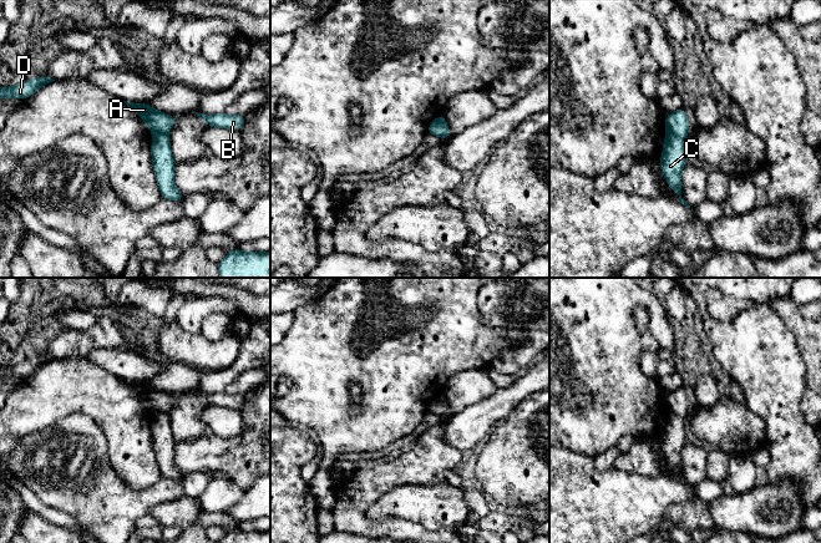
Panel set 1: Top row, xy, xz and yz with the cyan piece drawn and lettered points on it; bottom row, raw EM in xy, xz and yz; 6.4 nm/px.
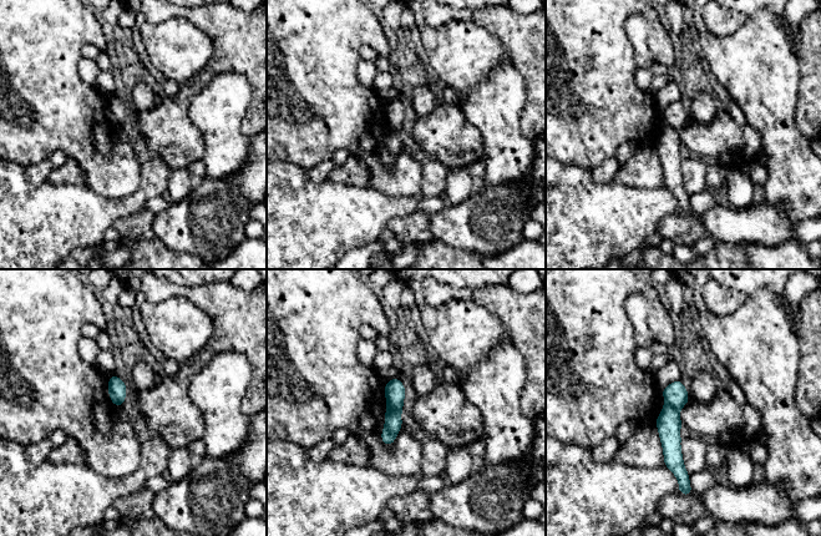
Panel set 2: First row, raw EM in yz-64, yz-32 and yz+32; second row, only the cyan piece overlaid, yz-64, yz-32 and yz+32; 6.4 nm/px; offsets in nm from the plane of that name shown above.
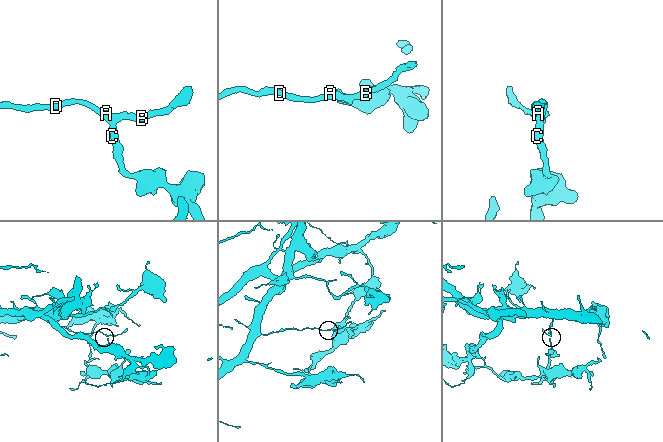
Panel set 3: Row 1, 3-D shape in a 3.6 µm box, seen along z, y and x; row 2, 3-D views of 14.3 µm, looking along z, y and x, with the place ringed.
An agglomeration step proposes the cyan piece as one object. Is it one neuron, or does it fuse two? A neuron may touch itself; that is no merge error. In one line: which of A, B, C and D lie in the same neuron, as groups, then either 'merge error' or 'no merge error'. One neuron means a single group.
A B D / C; merge error

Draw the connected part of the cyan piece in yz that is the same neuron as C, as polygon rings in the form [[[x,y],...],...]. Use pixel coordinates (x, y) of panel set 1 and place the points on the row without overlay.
[[[667,411],[664,417],[664,428],[660,436],[660,450],[672,470],[679,475],[678,481],[683,482],[686,487],[690,487],[690,484],[680,476],[681,451],[686,443],[685,425],[686,420],[684,417],[679,417],[678,415]]]

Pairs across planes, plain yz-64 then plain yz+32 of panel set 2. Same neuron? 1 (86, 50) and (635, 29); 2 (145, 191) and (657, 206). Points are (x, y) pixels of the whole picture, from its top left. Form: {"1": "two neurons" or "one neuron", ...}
{"1": "one neuron", "2": "one neuron"}

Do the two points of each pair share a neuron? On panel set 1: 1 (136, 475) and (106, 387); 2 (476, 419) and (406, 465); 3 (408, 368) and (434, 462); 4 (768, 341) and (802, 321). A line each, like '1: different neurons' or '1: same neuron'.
1: same neuron
2: different neurons
3: different neurons
4: different neurons

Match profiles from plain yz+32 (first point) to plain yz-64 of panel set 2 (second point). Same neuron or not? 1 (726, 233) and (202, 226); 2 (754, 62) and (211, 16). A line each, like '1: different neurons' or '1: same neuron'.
1: same neuron
2: different neurons

